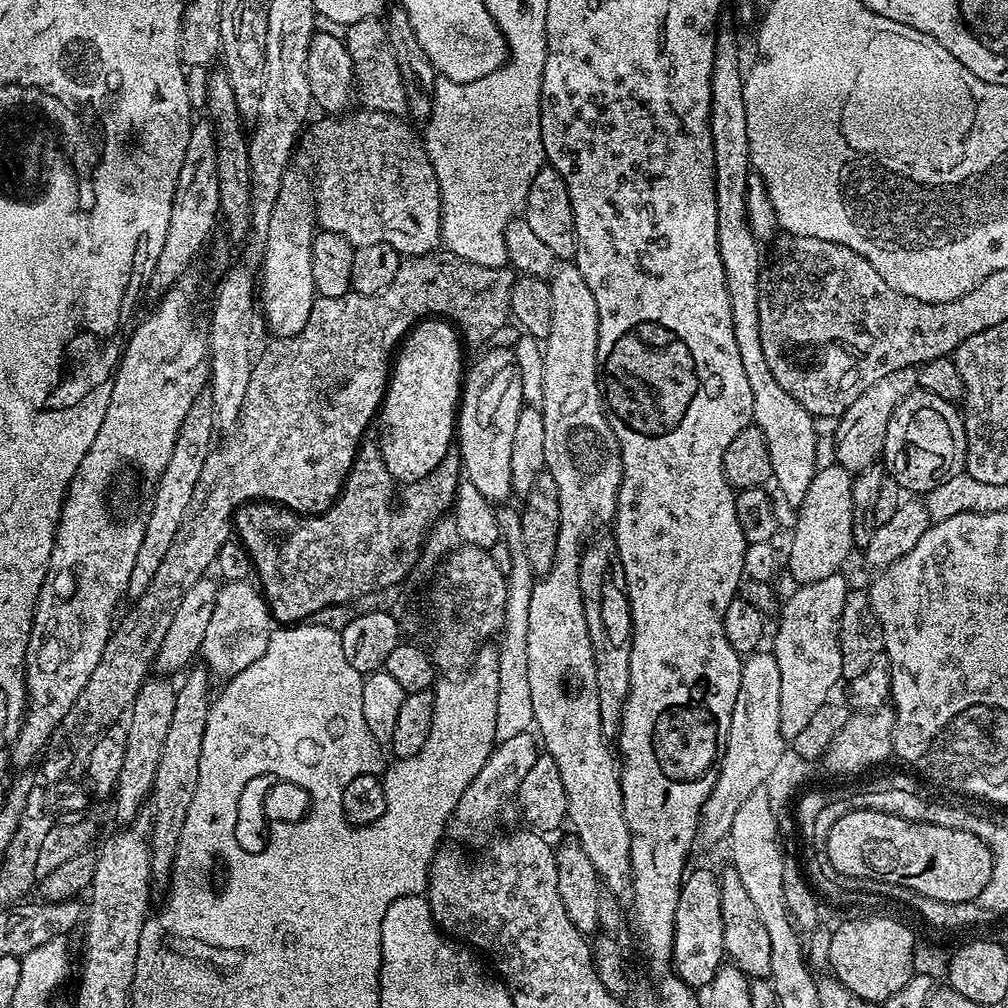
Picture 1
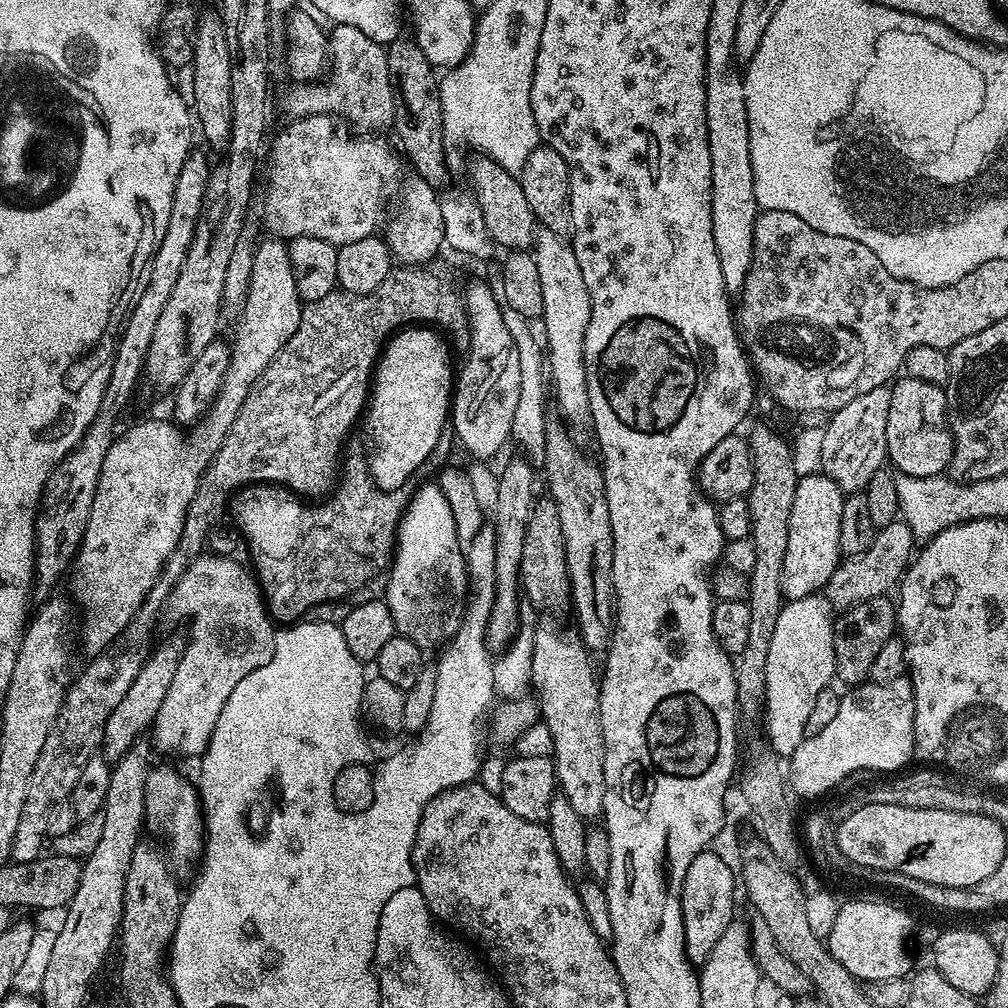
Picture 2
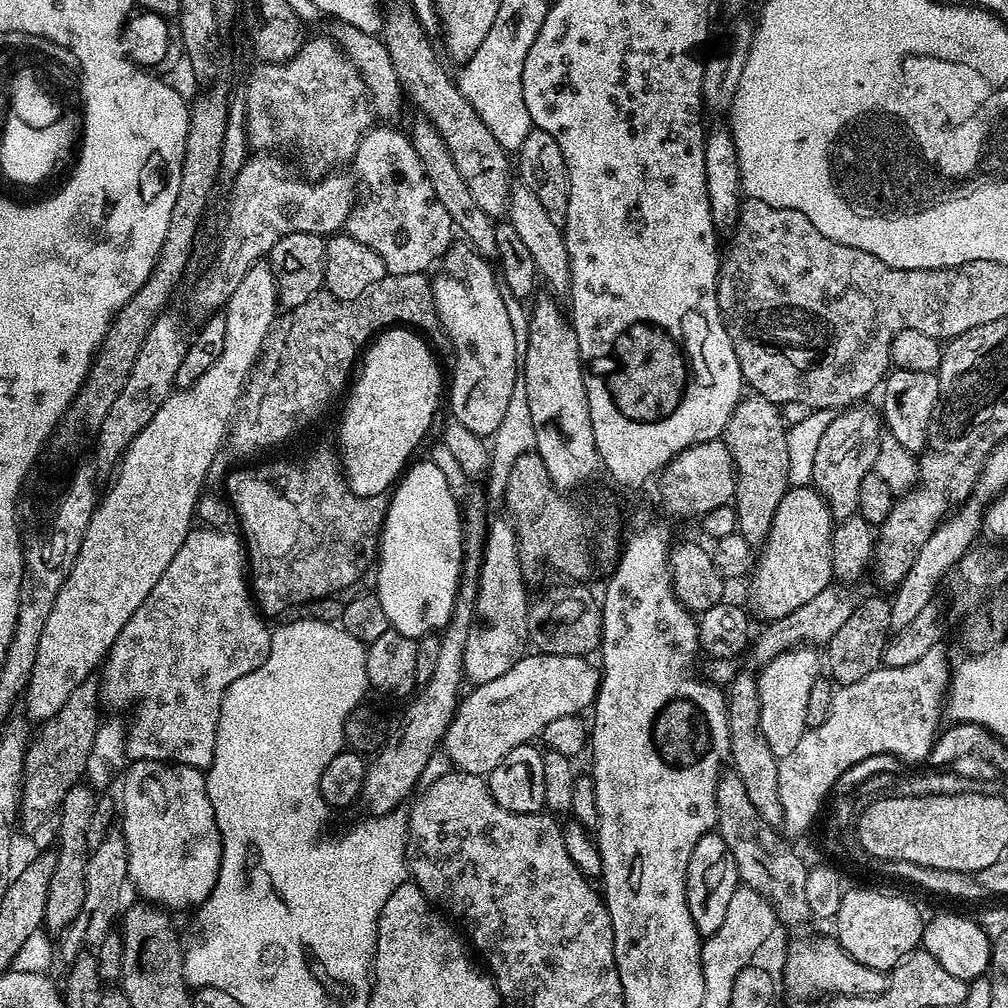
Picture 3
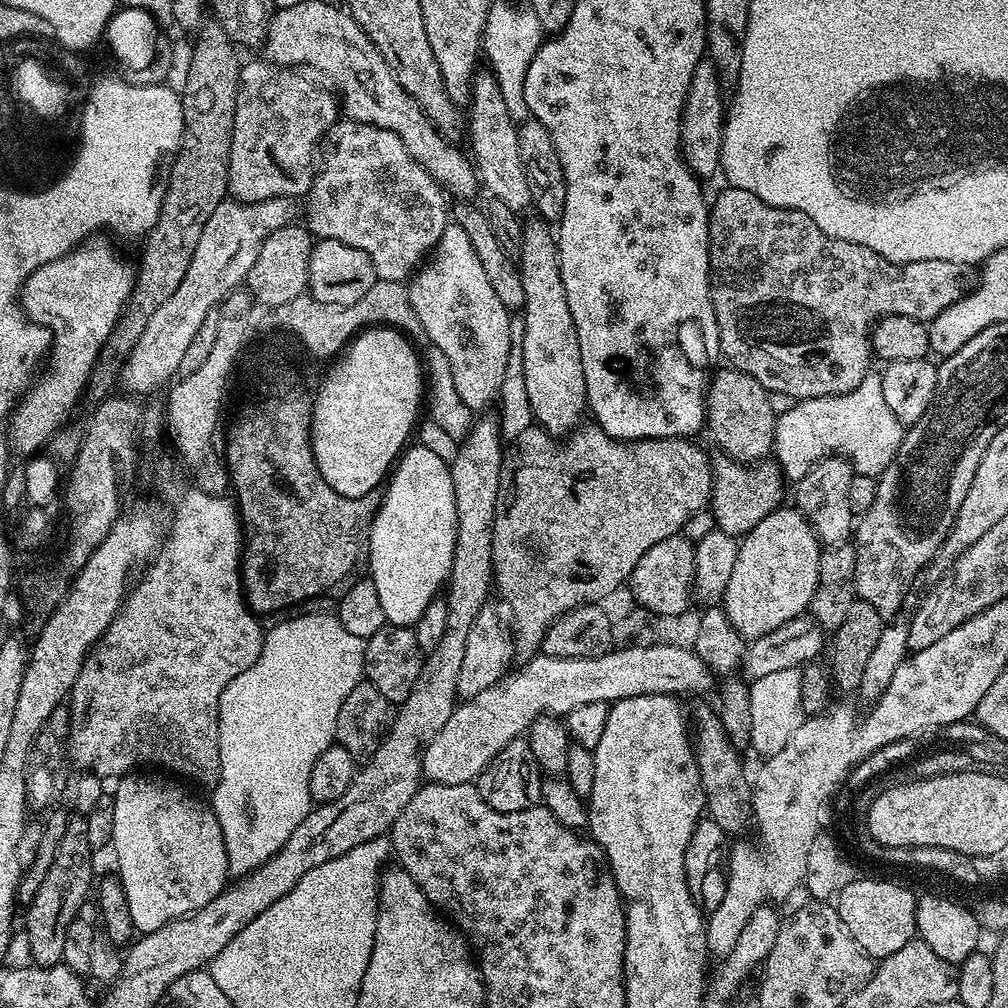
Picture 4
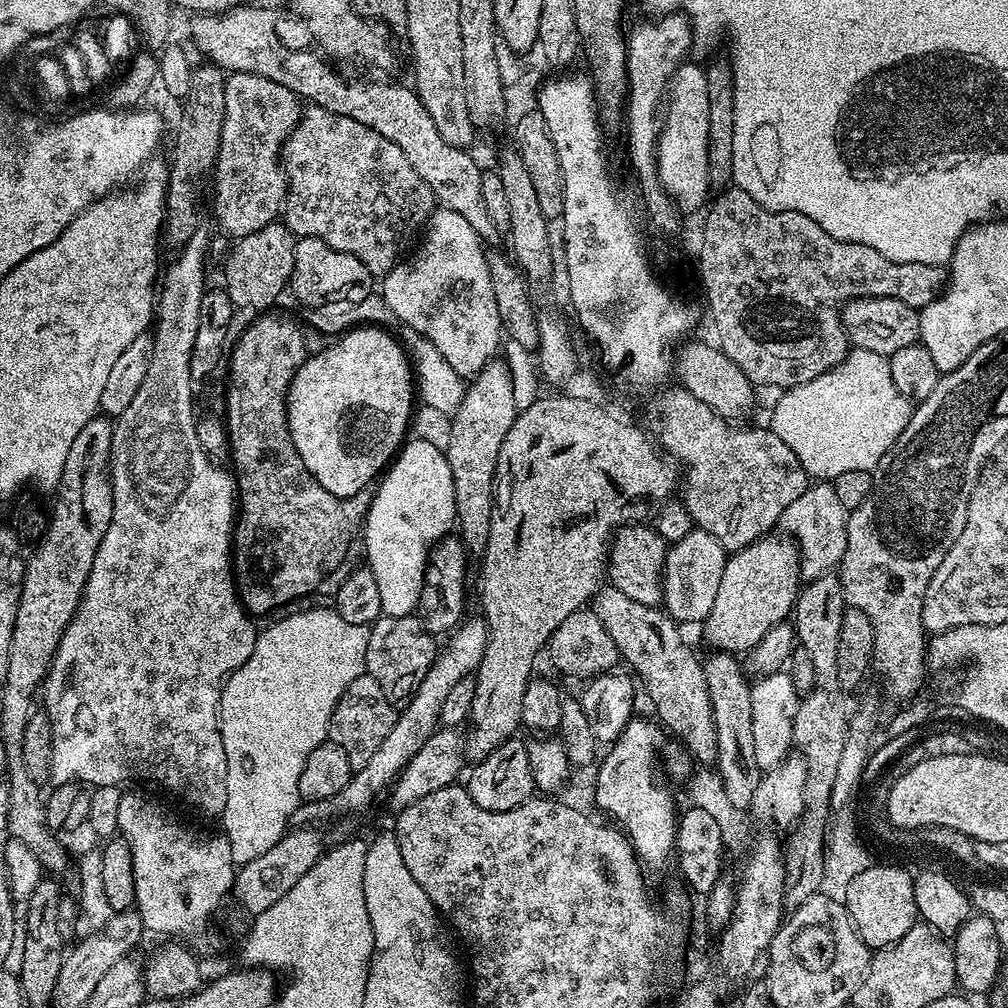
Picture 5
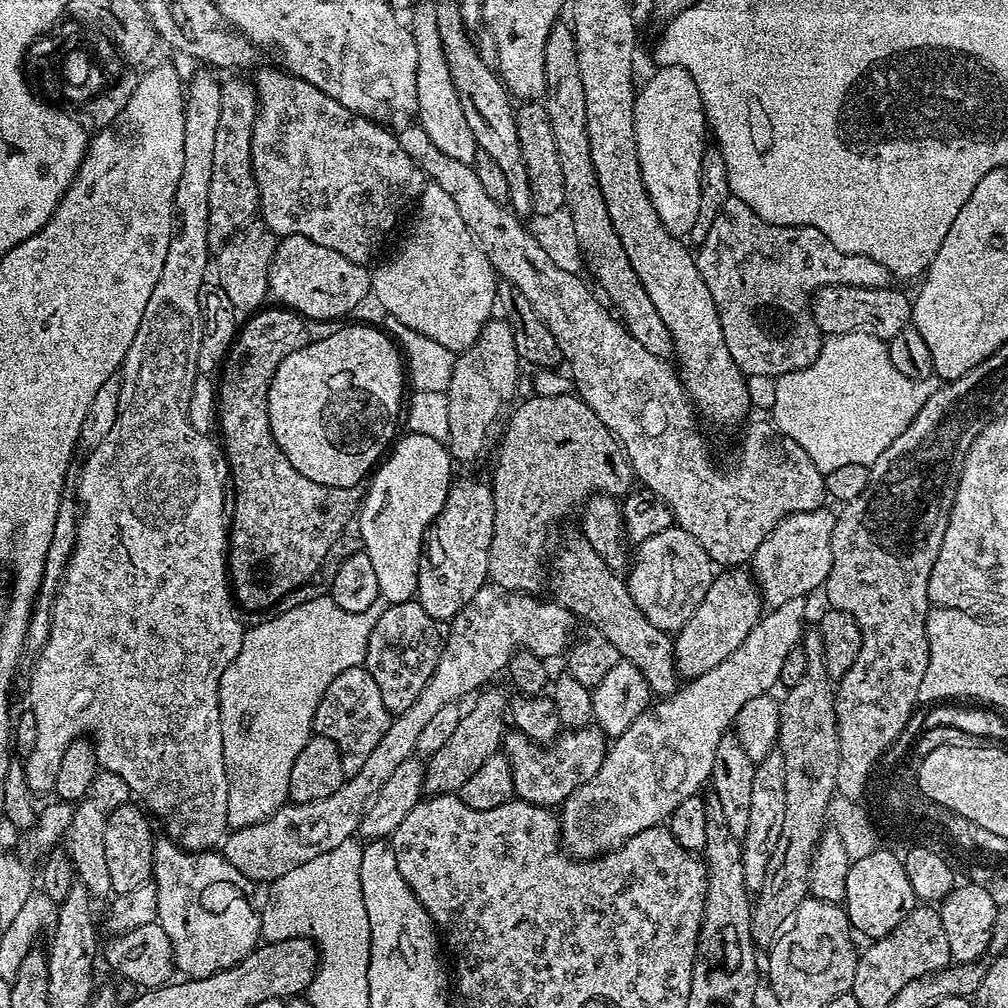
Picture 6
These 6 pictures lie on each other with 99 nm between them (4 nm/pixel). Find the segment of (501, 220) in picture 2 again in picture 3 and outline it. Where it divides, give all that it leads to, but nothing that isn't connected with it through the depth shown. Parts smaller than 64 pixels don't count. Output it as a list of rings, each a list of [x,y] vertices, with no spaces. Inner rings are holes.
[[[407,6],[387,9],[383,13],[382,39],[390,54],[390,62],[394,62],[394,70],[400,75],[400,84],[404,87],[407,99],[420,107],[419,115],[429,120],[442,134],[442,142],[446,142],[446,150],[450,150],[450,158],[454,158],[454,166],[458,166],[458,174],[470,186],[470,195],[486,214],[500,218],[508,211],[508,194],[514,184],[514,168],[508,165],[509,153],[505,152],[498,138],[490,134],[486,122],[478,118],[474,106],[460,93],[457,81],[444,73],[436,52],[432,49],[429,33],[418,22],[412,9]]]

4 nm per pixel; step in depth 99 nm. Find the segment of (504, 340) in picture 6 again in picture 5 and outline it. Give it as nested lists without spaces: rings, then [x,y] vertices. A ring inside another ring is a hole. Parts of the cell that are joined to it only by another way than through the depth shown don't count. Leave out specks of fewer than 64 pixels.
[[[493,358],[478,375],[471,377],[470,383],[465,387],[461,404],[455,412],[451,413],[450,446],[446,450],[446,455],[450,466],[450,474],[454,478],[456,524],[458,525],[459,539],[464,541],[464,547],[472,554],[483,553],[488,541],[496,490],[498,450],[502,450],[502,442],[506,442],[506,434],[510,434],[510,426],[514,426],[517,411],[514,406],[514,382],[511,381],[510,370],[503,359]]]

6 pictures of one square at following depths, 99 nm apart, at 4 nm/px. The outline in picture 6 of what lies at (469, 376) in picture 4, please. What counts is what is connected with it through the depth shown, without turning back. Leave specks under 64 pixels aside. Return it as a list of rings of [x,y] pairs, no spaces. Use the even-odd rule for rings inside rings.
[[[425,183],[422,194],[415,209],[416,217],[412,220],[412,229],[408,232],[408,241],[404,249],[397,254],[396,260],[381,266],[377,272],[371,273],[371,295],[385,309],[387,315],[398,318],[402,326],[410,326],[410,330],[418,330],[418,334],[426,334],[426,338],[434,338],[441,346],[446,346],[455,354],[465,352],[482,330],[493,319],[496,302],[496,272],[490,266],[486,254],[474,242],[470,230],[466,230],[466,222],[462,222],[462,214],[458,214],[458,206],[442,190],[442,186]]]

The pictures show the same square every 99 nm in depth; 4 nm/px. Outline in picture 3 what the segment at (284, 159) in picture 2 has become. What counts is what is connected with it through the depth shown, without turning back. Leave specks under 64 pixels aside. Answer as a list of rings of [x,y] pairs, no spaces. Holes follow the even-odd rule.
[[[256,154],[253,155],[244,165],[242,170],[231,181],[232,197],[228,200],[228,217],[224,220],[224,237],[216,248],[216,257],[212,260],[212,269],[201,278],[192,292],[192,300],[204,312],[212,312],[223,309],[228,303],[230,294],[242,278],[246,278],[246,270],[250,266],[261,263],[271,253],[272,247],[286,234],[318,234],[325,238],[339,233],[348,216],[352,212],[352,206],[358,199],[357,185],[353,177],[340,176],[341,174],[329,174],[319,179],[299,180],[290,169],[284,165],[280,154]]]

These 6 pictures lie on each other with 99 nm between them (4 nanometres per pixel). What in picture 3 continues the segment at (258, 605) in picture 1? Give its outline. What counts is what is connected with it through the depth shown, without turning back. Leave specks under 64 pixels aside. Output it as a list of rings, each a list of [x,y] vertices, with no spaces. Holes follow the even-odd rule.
[[[205,526],[197,527],[189,532],[186,542],[182,542],[178,554],[174,554],[174,562],[170,562],[170,566],[166,566],[166,574],[162,574],[162,578],[158,578],[158,583],[154,586],[154,590],[150,590],[146,602],[142,602],[142,606],[138,606],[138,610],[134,610],[134,618],[130,618],[130,622],[126,622],[126,626],[122,626],[122,634],[118,634],[114,646],[104,657],[102,671],[98,676],[101,701],[112,708],[128,708],[135,700],[140,700],[136,704],[136,713],[132,716],[132,725],[129,723],[126,728],[127,759],[129,761],[171,761],[173,764],[185,764],[188,767],[207,770],[214,762],[214,742],[218,734],[219,710],[222,709],[223,696],[230,689],[232,682],[242,678],[243,675],[250,674],[256,667],[262,666],[266,662],[267,655],[270,654],[272,634],[269,625],[263,624],[265,621],[250,595],[250,580],[246,575],[246,549],[241,537],[235,531],[233,532]]]

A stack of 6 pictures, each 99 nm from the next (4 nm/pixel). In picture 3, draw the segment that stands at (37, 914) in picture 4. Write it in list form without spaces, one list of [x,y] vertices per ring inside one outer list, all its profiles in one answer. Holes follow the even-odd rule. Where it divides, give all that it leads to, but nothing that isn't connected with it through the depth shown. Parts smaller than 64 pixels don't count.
[[[87,782],[75,784],[66,794],[58,811],[60,818],[60,848],[55,849],[56,865],[54,878],[50,878],[50,894],[46,894],[46,914],[44,928],[49,933],[60,934],[82,910],[82,898],[86,898],[86,866],[90,849],[87,842],[87,831],[94,819],[94,810],[98,799],[97,789]]]

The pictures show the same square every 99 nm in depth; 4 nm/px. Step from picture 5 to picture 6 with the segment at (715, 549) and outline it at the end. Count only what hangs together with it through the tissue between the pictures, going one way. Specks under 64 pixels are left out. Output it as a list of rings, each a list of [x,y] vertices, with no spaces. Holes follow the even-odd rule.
[[[673,526],[638,545],[626,572],[626,583],[638,610],[642,610],[658,630],[675,634],[690,614],[698,610],[698,602],[706,598],[713,575],[714,565],[706,550],[702,550],[686,530]]]

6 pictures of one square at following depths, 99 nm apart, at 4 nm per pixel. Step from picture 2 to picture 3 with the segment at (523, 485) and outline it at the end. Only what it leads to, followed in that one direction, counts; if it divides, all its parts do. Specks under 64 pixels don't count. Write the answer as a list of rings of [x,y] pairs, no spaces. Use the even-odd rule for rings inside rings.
[[[493,519],[488,525],[476,599],[476,623],[470,630],[470,638],[466,638],[464,675],[476,686],[501,677],[526,654],[530,644],[528,639],[530,595],[528,596],[524,590],[526,576],[520,566],[516,528],[512,525],[511,519],[503,519]]]

